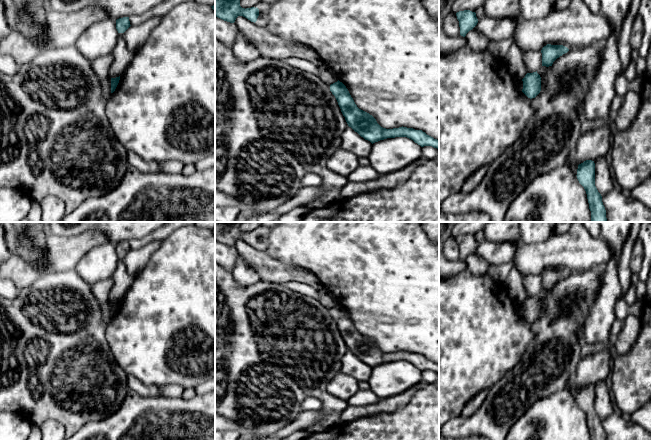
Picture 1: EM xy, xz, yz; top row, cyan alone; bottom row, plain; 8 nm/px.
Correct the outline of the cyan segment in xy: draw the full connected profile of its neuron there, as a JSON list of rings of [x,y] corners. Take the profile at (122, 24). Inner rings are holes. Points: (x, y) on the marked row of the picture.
[[[123,17],[116,20],[116,29],[118,33],[124,33],[130,26],[129,17]]]

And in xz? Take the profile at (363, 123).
[[[339,80],[330,85],[330,91],[335,96],[348,126],[372,144],[387,138],[407,137],[421,147],[432,146],[439,149],[439,140],[422,130],[403,126],[393,129],[381,127],[372,115],[357,107],[346,86]]]

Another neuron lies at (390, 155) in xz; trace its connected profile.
[[[407,137],[387,138],[372,144],[368,158],[378,174],[390,174],[422,158],[422,147]]]

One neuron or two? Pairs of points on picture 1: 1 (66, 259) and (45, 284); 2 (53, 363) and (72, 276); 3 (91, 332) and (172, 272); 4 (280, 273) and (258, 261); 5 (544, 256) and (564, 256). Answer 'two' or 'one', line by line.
1: two
2: one
3: two
4: one
5: one

